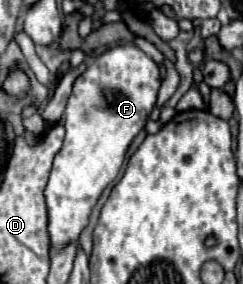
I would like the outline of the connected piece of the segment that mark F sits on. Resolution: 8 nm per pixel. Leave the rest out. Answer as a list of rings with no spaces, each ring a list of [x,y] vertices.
[[[119,45],[105,51],[75,81],[73,93],[65,109],[65,131],[67,131],[65,141],[53,161],[49,183],[45,187],[45,199],[49,209],[49,233],[53,247],[59,249],[69,241],[79,239],[79,233],[87,225],[89,213],[97,203],[101,191],[117,177],[131,141],[137,137],[139,131],[143,131],[149,113],[155,107],[159,85],[161,85],[159,65],[137,45]]]

